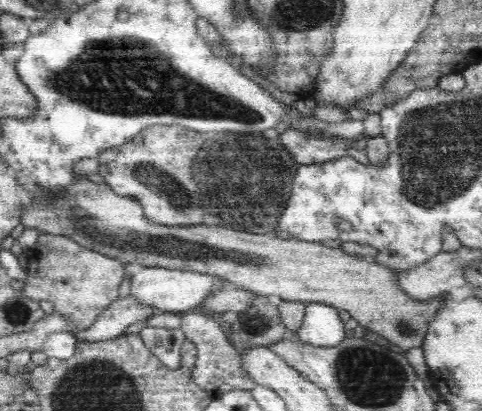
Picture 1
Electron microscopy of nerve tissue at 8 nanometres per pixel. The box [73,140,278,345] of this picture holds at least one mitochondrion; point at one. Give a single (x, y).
(181, 196)

